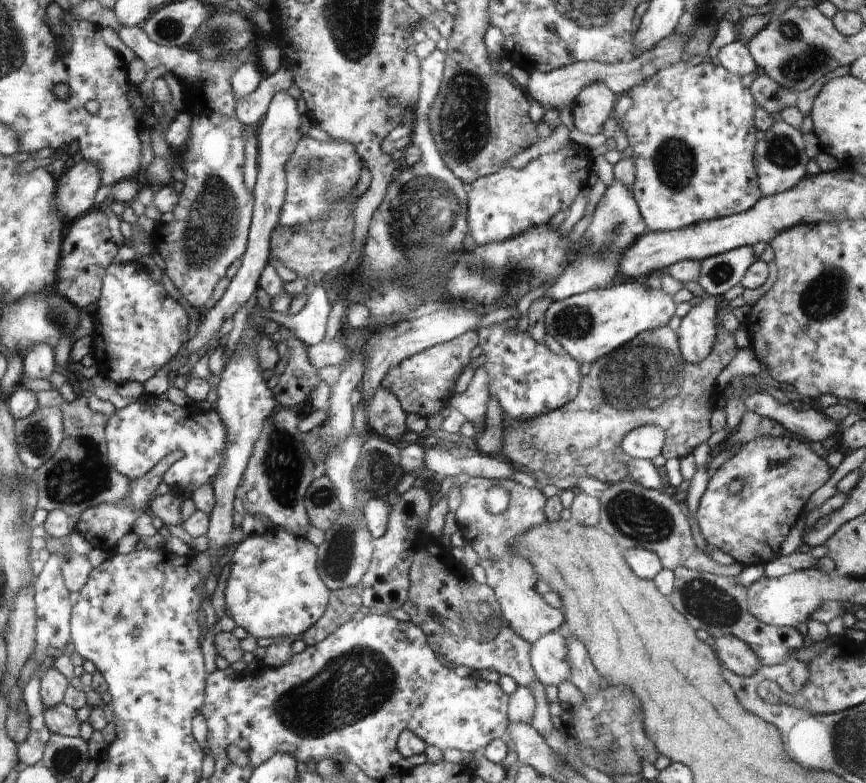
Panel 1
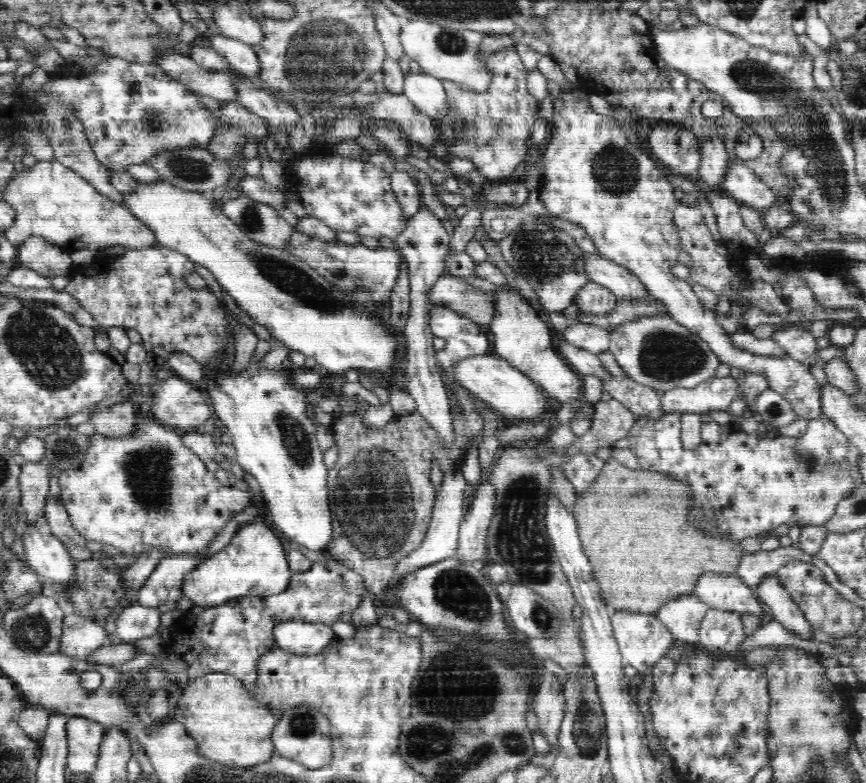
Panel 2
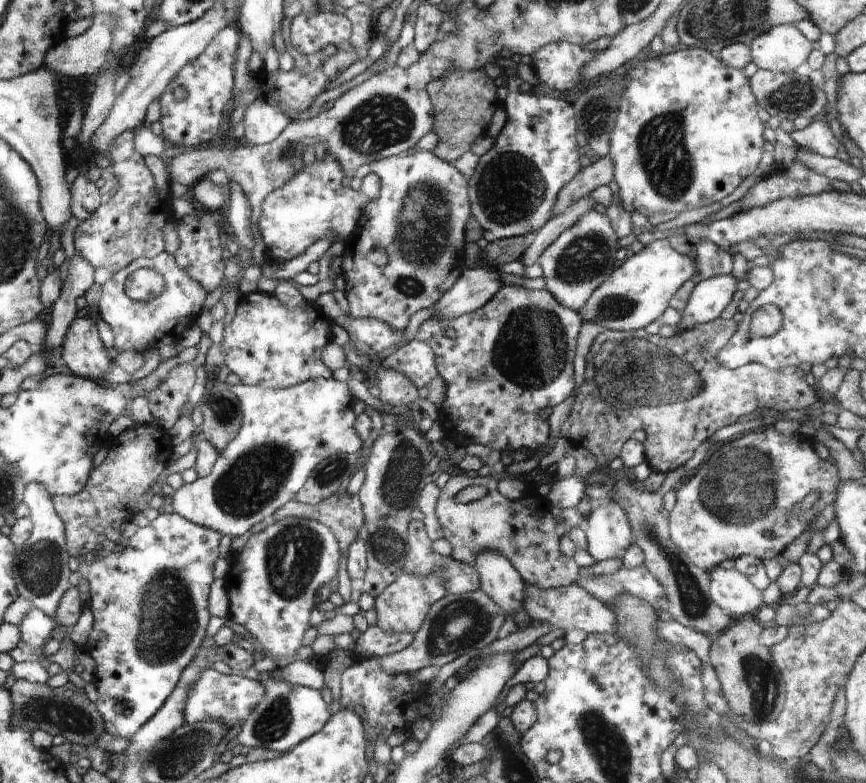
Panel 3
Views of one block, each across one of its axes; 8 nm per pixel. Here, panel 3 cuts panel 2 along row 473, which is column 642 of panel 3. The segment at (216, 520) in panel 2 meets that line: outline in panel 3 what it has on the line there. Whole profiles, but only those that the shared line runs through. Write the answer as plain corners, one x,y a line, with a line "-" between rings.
677,47
675,52
662,54
659,57
639,57
628,65
628,73
624,78
624,92
618,102
618,114
614,128
610,136
609,155
614,162
613,186
618,194
626,212
640,212
654,221
674,214
680,214
684,210
693,210
709,206
719,202
729,194
732,194
745,178
752,175
762,160
762,146
764,144
765,123
758,117
758,101
752,92
752,87
742,69
728,66
721,61
718,55
708,52
706,49
696,47

